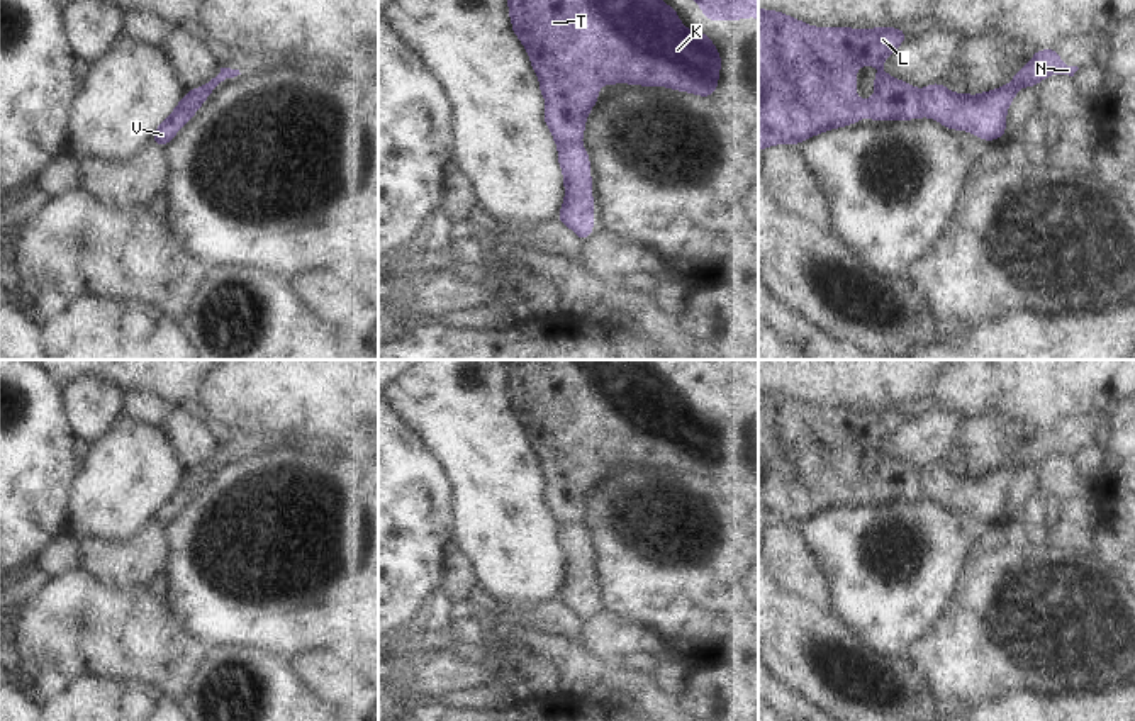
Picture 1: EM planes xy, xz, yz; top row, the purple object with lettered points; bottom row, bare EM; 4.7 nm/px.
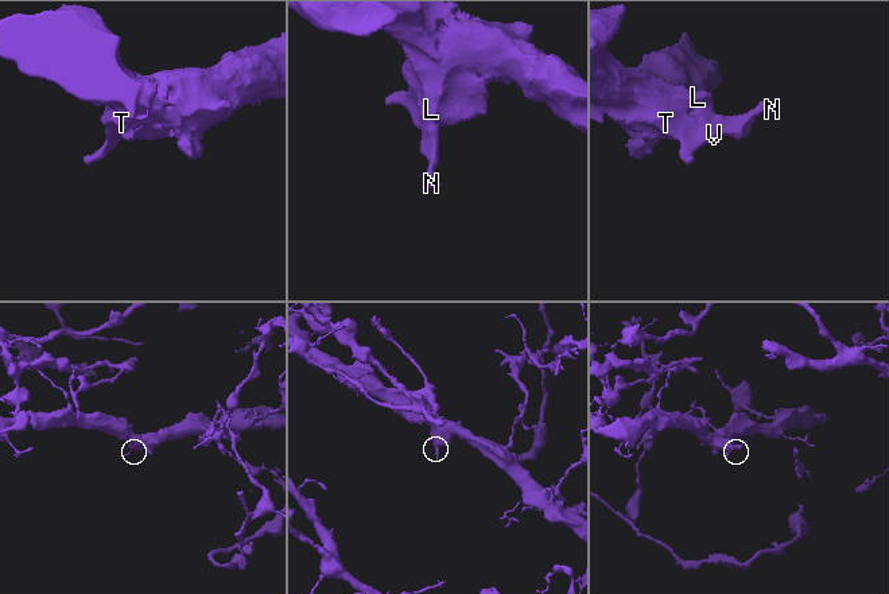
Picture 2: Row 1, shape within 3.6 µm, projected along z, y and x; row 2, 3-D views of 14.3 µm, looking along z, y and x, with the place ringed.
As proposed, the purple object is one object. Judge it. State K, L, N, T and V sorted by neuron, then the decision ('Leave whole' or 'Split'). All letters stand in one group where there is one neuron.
Groups: K L T V / N. Split

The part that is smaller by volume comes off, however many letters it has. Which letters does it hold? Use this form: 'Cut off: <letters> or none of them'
Cut off: N

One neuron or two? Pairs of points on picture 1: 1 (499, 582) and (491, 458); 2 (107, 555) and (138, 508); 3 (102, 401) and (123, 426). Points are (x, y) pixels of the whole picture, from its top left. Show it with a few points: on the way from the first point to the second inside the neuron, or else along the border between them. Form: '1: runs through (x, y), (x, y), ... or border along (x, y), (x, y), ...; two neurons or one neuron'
1: runs through (499, 552), (496, 489); one neuron
2: border along (150, 518), (123, 540), (82, 540); two neurons
3: border along (121, 414), (90, 443); two neurons

